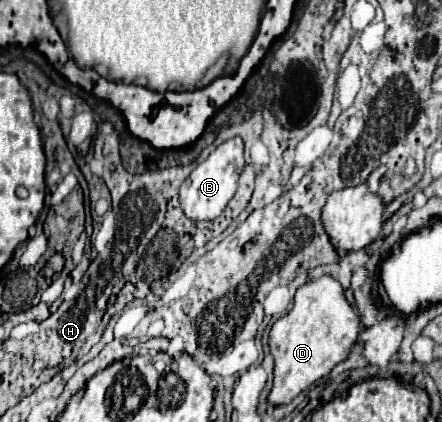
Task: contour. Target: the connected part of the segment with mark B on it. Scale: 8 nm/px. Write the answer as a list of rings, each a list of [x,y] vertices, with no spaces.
[[[231,138],[221,146],[217,146],[217,150],[213,150],[209,158],[201,162],[191,172],[191,176],[181,184],[181,208],[185,216],[193,222],[217,218],[227,208],[229,200],[235,196],[237,180],[239,180],[239,174],[243,172],[243,166],[245,166],[245,158],[243,158],[241,138]]]

